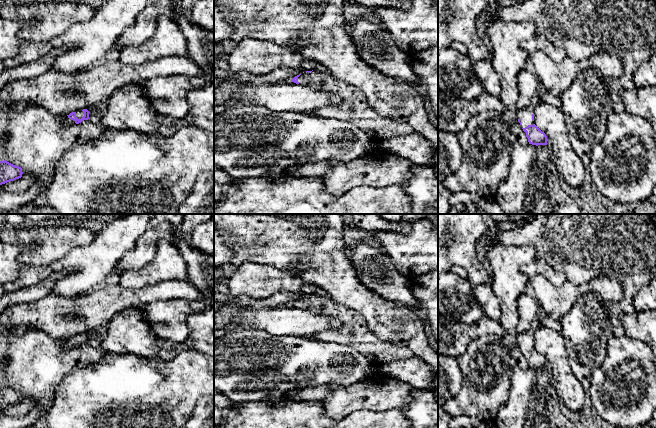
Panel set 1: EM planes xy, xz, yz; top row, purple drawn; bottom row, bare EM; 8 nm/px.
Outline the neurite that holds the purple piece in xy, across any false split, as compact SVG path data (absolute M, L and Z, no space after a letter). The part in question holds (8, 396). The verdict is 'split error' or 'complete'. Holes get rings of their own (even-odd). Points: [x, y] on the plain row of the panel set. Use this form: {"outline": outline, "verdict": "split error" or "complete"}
{"outline": "M6 384L0 385L0 409L22 401L22 392Z", "verdict": "complete"}

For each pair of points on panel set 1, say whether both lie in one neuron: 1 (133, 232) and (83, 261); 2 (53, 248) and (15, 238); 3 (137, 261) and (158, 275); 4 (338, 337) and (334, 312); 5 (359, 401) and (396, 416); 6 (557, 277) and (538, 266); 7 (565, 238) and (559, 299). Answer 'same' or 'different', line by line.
1: same
2: same
3: different
4: same
5: different
6: same
7: different

